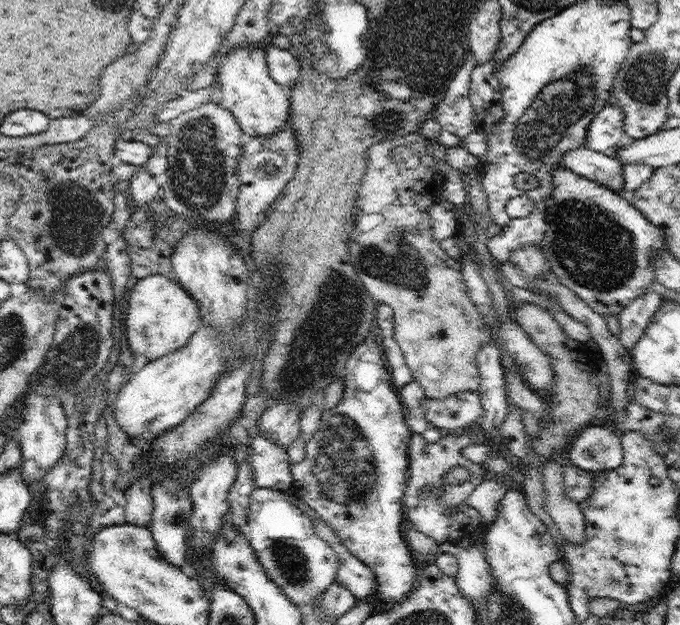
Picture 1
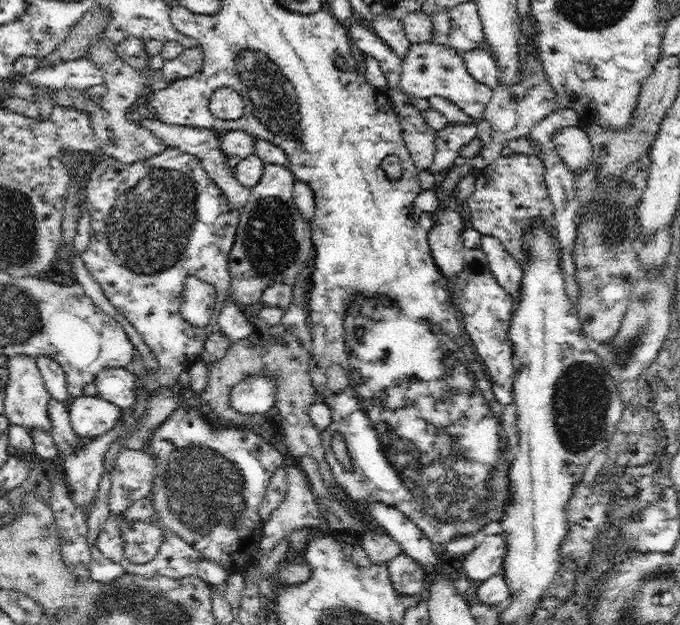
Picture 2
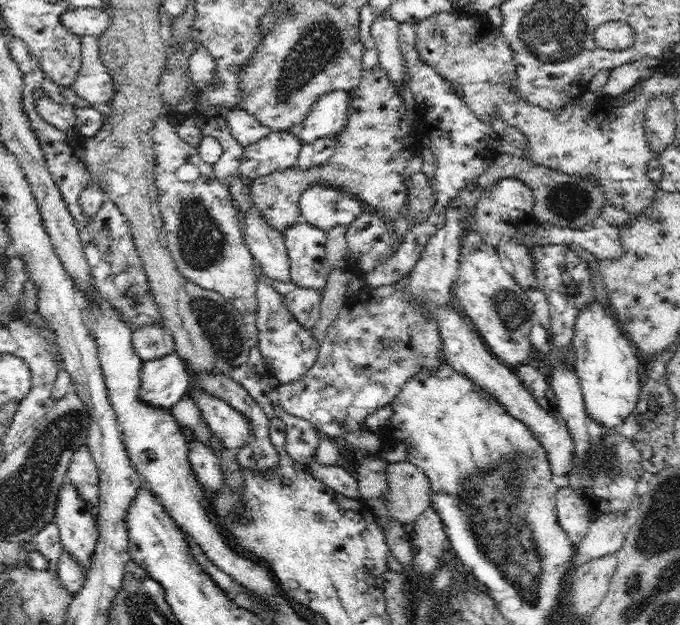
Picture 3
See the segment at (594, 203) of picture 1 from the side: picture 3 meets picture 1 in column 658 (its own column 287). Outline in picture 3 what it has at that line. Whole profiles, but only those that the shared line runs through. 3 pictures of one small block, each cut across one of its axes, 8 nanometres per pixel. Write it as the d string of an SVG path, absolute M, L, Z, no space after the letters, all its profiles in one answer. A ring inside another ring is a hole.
M299 220L283 233L290 259L294 287L324 292L334 271L325 257L327 234L306 220Z

